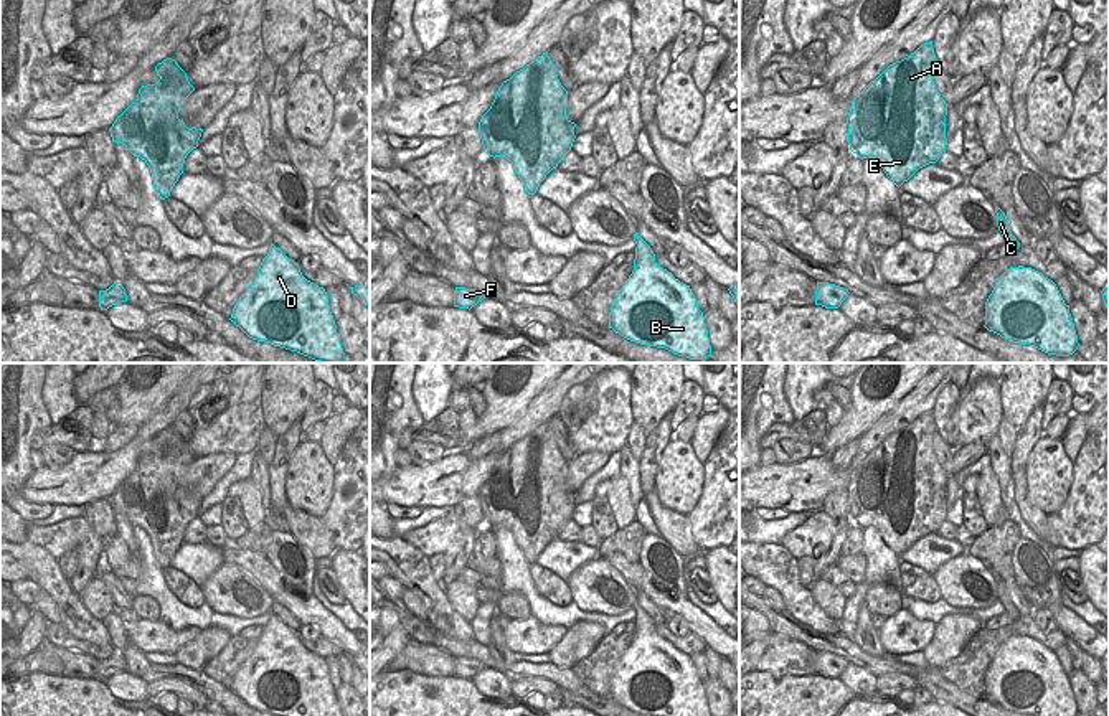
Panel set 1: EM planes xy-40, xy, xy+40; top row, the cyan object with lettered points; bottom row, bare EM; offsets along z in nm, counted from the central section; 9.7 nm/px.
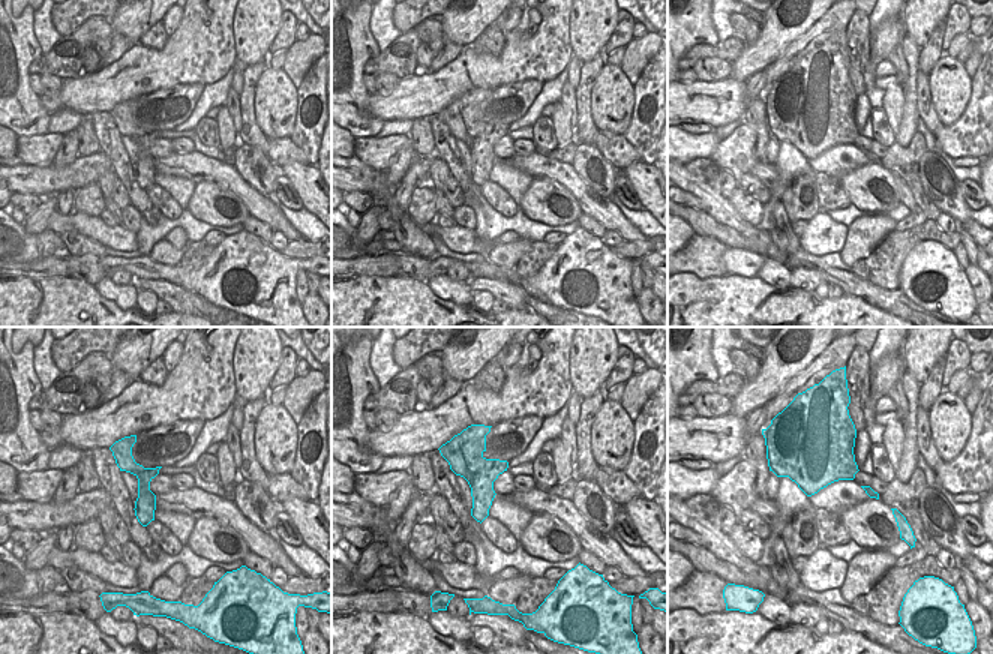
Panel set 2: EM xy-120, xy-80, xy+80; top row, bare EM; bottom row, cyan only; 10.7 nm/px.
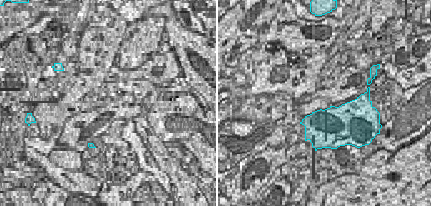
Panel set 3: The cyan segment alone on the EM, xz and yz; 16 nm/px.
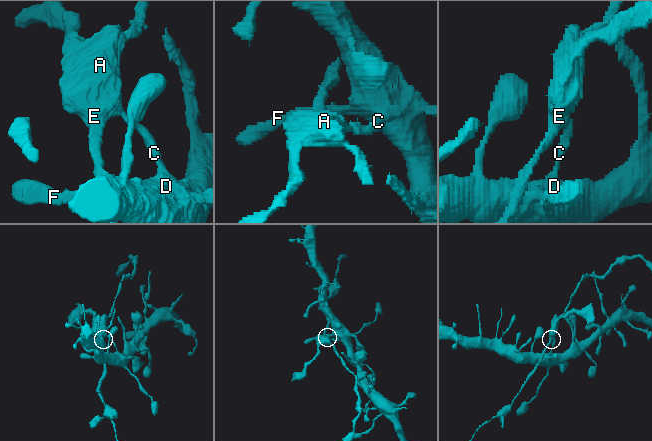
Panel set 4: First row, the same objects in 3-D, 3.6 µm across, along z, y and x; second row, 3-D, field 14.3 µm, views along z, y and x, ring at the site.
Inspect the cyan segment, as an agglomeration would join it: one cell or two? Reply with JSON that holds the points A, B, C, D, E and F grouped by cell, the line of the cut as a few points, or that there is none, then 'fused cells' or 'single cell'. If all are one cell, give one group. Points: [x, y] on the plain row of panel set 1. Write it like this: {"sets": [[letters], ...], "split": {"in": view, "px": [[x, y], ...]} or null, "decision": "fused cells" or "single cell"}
{"sets": [["A", "C", "E"], ["B", "D", "F"]], "split": {"in": "xy+40", "px": [[1005, 609], [1017, 612]]}, "decision": "fused cells"}

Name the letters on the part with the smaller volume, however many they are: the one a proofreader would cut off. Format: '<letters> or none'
A, C, E

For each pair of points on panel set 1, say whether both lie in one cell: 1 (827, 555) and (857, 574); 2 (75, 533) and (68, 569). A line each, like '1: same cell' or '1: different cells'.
1: different cells
2: different cells

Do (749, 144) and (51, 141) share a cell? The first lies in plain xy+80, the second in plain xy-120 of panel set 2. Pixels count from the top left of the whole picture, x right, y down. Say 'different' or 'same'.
same

